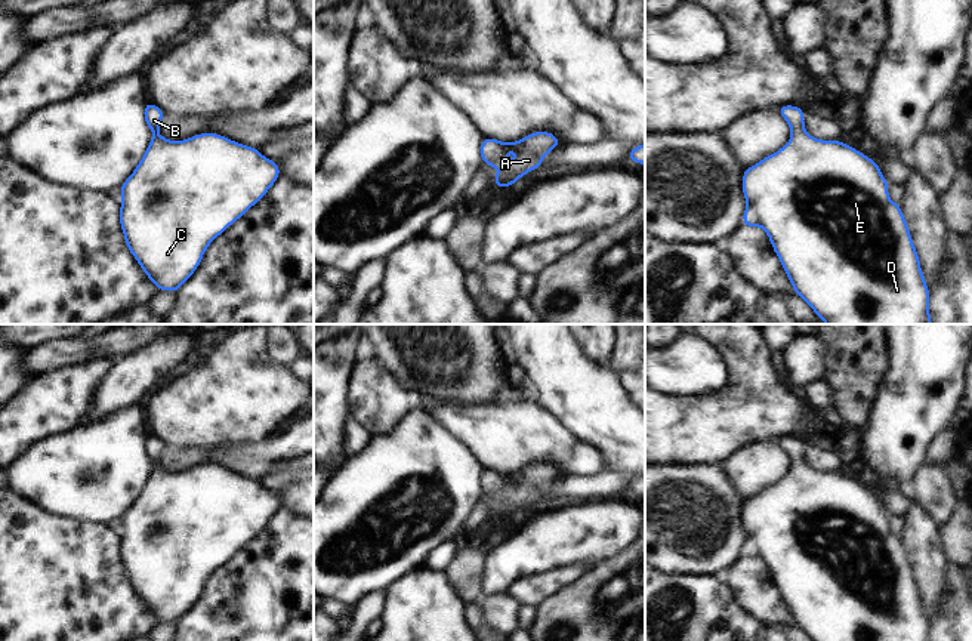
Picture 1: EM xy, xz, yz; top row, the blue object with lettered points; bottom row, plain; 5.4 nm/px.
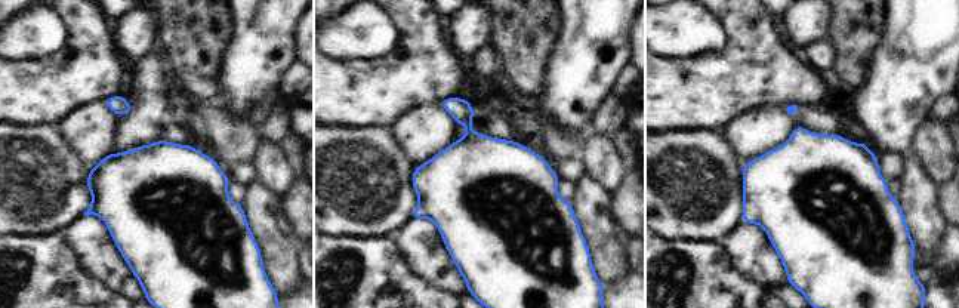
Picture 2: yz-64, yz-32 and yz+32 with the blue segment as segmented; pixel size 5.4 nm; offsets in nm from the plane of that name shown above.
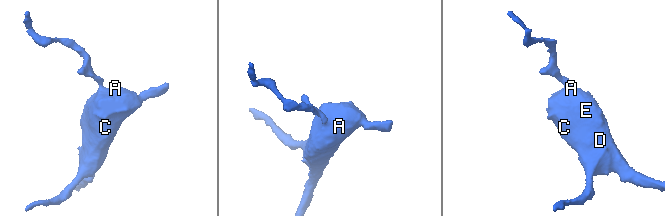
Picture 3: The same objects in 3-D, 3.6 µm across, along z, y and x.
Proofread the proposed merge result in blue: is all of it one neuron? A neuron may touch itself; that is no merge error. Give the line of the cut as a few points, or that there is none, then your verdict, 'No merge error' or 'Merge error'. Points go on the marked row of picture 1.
No split. No merge error

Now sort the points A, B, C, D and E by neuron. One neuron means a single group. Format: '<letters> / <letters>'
A B C D E

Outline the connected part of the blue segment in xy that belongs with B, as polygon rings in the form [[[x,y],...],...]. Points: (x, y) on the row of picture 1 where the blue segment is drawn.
[[[146,102],[144,118],[152,139],[133,173],[120,185],[120,226],[129,252],[158,292],[178,292],[197,271],[210,243],[265,197],[280,178],[280,166],[263,157],[257,148],[219,133],[198,133],[185,141],[169,141],[158,133],[163,115],[160,107]]]

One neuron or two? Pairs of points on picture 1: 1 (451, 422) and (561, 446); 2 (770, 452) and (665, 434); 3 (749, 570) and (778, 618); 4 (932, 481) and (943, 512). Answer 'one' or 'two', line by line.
1: one
2: two
3: one
4: one

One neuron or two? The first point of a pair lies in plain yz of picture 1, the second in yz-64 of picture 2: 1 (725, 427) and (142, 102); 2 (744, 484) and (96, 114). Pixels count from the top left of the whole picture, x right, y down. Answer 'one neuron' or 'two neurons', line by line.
1: two neurons
2: one neuron

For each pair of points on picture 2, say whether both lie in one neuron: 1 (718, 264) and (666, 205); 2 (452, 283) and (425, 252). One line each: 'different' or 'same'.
1: different
2: same

